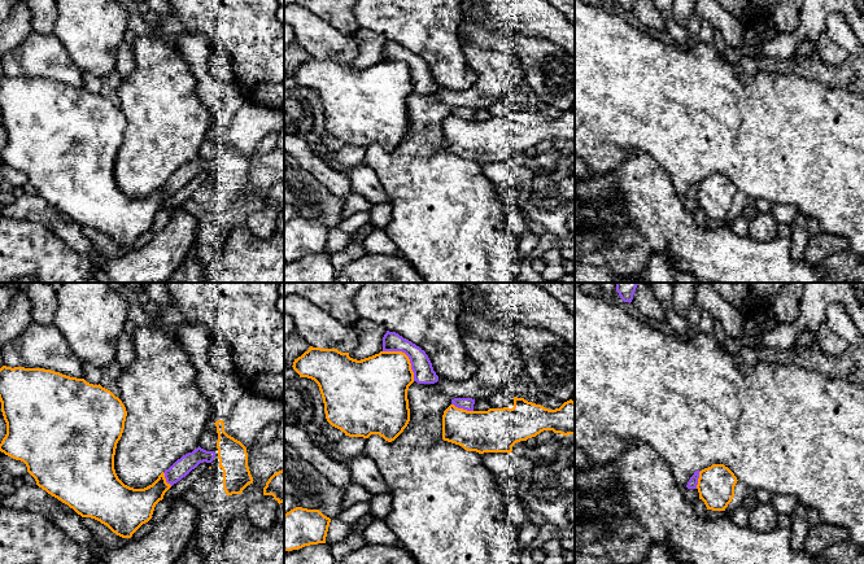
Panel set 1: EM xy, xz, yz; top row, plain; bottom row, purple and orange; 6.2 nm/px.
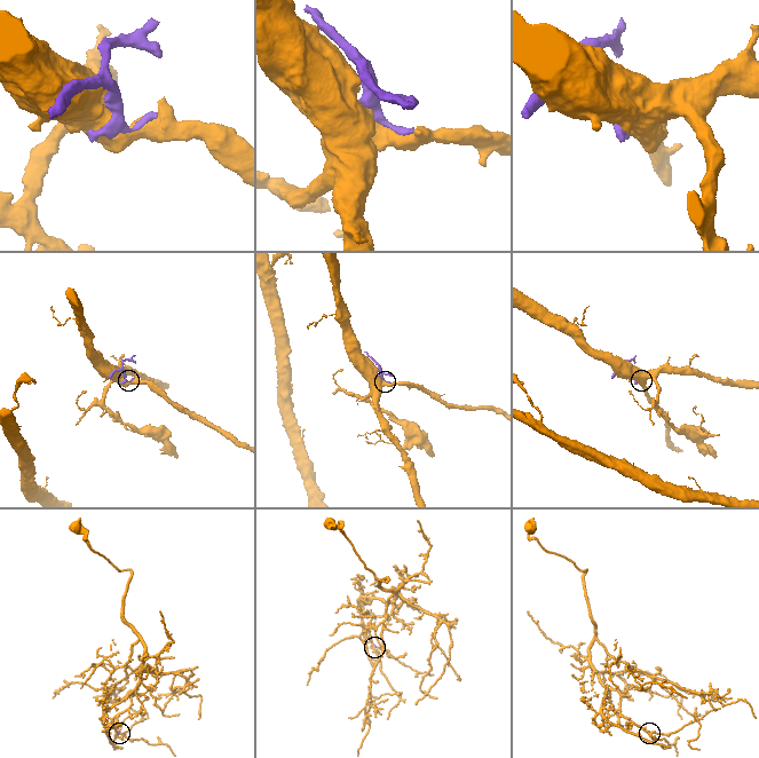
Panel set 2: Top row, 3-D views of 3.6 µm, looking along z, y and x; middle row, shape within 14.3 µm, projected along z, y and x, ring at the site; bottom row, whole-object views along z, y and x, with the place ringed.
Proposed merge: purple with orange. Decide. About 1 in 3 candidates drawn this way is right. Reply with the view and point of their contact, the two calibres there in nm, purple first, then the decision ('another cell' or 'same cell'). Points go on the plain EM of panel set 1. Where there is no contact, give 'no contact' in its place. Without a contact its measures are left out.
xz (408, 65) | 130/360 nm | another cell

